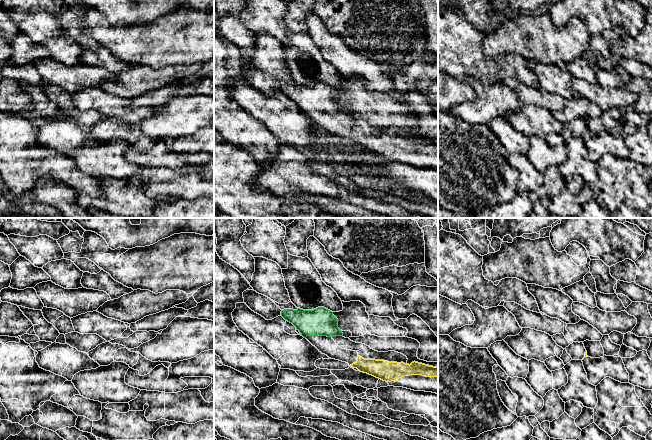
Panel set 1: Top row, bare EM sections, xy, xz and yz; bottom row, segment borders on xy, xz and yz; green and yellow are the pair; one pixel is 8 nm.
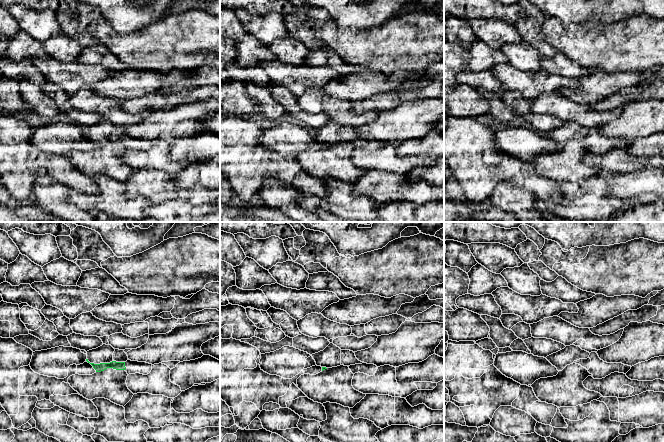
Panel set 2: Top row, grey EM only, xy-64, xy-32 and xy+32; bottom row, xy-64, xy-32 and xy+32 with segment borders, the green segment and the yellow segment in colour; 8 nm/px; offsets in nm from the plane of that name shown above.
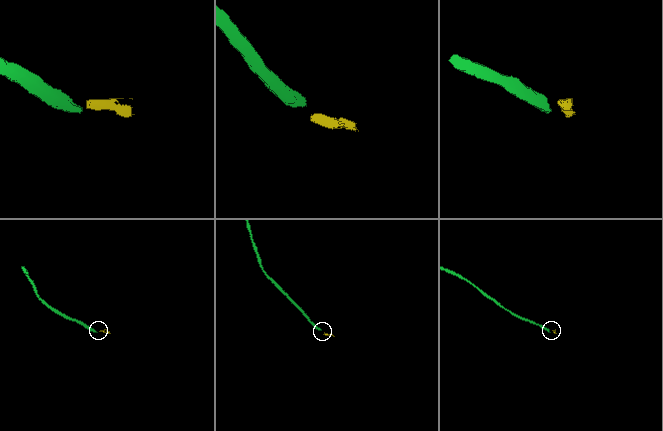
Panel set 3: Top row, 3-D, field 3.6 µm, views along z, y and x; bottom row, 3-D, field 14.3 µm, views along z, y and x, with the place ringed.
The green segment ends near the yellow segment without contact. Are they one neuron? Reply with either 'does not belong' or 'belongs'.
belongs

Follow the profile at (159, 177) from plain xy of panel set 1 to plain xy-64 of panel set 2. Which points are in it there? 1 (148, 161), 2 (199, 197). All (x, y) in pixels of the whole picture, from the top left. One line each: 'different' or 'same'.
1: different
2: same

